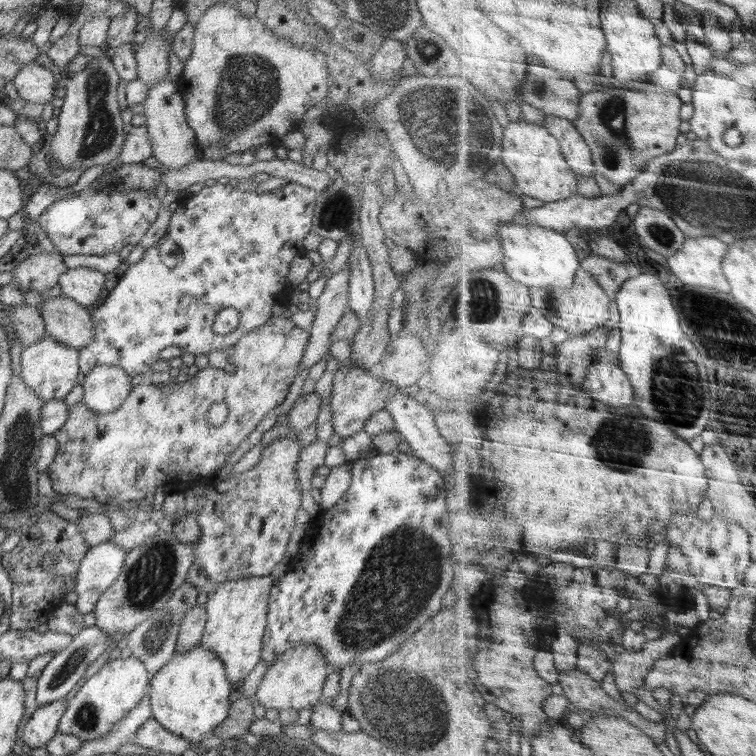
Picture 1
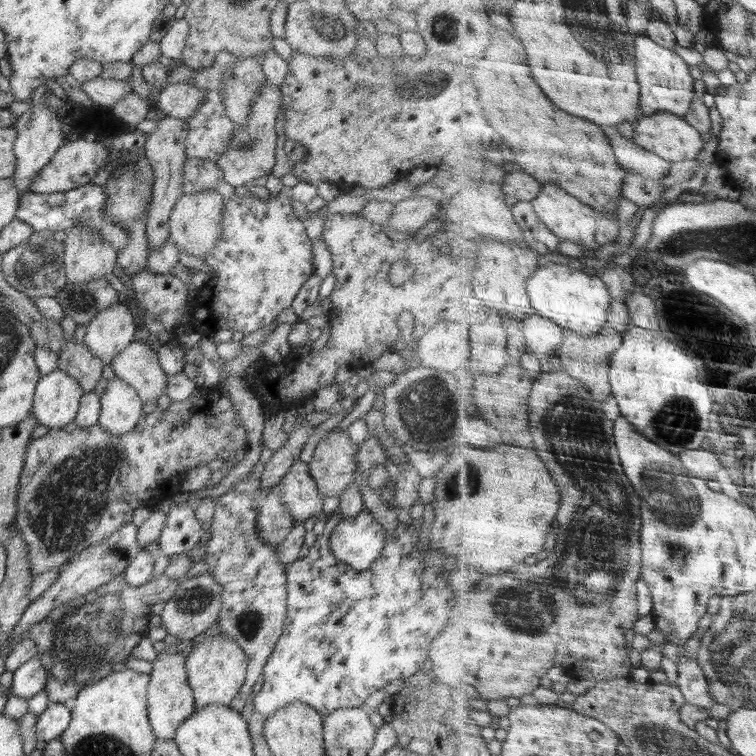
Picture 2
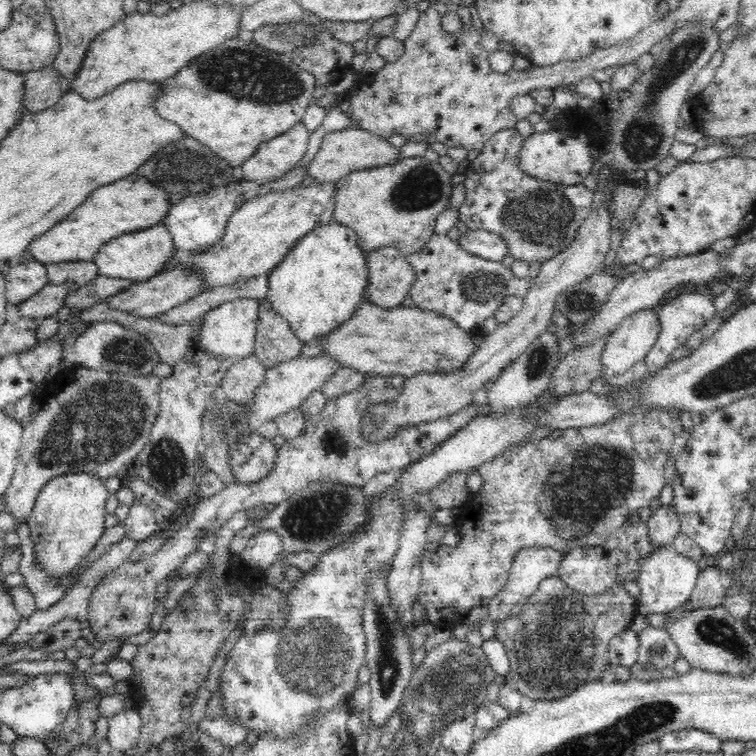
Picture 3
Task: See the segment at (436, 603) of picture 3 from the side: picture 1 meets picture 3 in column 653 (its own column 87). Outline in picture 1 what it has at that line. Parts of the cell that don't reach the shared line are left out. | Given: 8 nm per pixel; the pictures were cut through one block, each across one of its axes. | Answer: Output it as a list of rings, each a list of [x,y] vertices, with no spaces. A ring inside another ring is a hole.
[[[273,315],[260,328],[246,331],[236,344],[228,348],[227,368],[193,369],[189,379],[182,383],[173,381],[165,385],[145,381],[131,386],[122,406],[110,414],[89,410],[83,400],[69,406],[68,421],[52,434],[58,441],[58,453],[47,470],[52,489],[60,495],[78,496],[118,509],[126,502],[144,500],[147,494],[155,495],[160,472],[168,478],[166,482],[174,482],[174,476],[180,476],[182,480],[196,480],[205,487],[212,476],[226,469],[226,461],[240,443],[270,411],[286,400],[296,374],[302,369],[300,360],[308,346],[308,338],[310,333],[296,326],[288,316]],[[212,403],[226,403],[229,407],[229,416],[218,427],[208,421]]]

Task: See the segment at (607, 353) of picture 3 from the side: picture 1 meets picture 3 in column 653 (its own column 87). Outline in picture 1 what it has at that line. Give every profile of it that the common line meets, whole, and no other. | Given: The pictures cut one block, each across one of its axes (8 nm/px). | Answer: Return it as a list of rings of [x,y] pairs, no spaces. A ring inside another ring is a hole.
[[[62,294],[52,298],[44,297],[40,306],[47,336],[77,351],[92,344],[94,325],[89,308]]]

